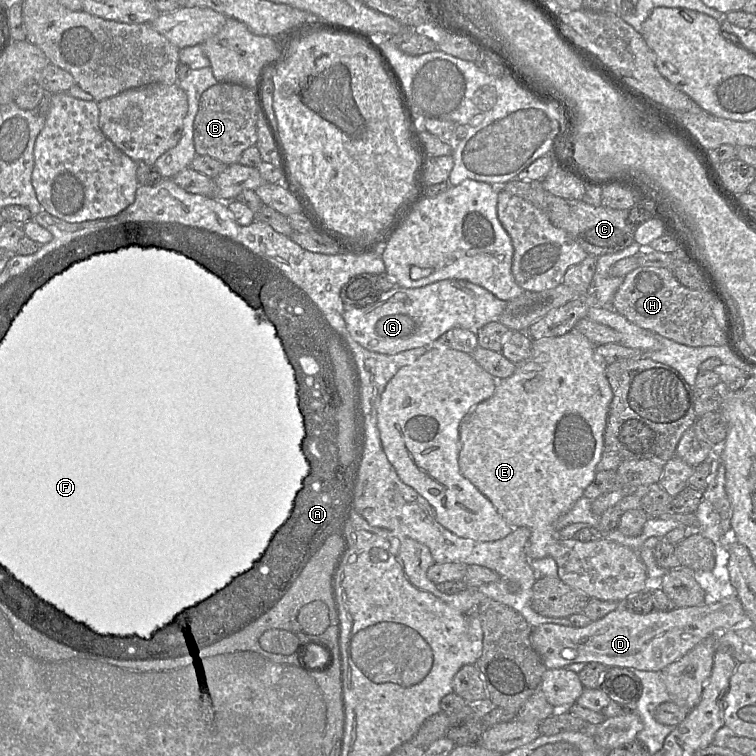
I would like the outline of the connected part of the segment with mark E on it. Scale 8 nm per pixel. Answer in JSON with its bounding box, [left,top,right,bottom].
[458,331,613,560]

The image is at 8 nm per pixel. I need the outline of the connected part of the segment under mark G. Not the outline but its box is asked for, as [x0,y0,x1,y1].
[344,279,507,355]

